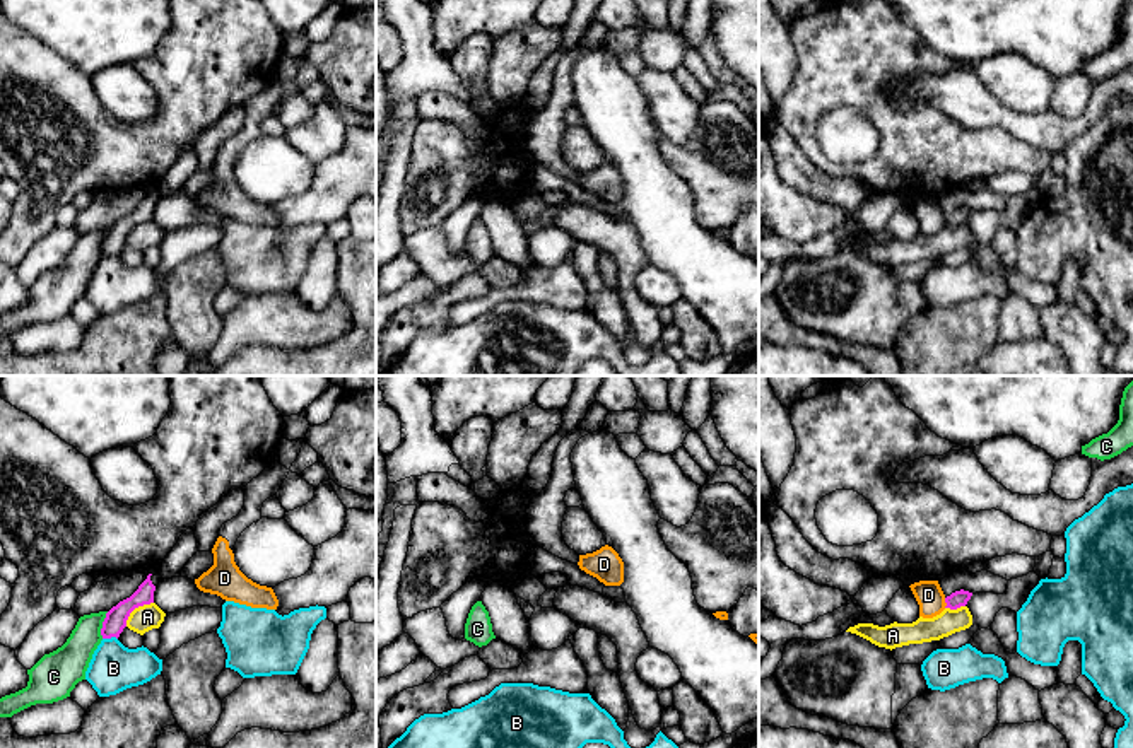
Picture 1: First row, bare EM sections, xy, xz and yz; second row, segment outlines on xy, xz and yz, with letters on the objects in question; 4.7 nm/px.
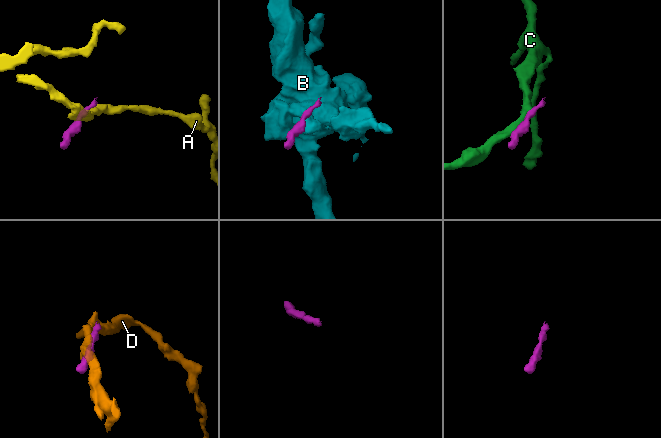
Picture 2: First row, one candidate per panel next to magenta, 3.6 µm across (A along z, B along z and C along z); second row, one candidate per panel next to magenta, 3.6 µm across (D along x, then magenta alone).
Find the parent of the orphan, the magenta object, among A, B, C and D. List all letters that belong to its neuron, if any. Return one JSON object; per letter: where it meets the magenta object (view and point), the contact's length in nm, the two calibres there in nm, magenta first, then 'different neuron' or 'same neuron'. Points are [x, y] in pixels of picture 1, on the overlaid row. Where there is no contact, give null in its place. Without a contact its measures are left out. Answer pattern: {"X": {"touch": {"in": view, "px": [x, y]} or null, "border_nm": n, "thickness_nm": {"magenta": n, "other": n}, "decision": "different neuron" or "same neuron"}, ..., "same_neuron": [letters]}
{"A": {"touch": {"in": "xy", "px": [135, 607]}, "border_nm": 180, "thickness_nm": {"magenta": 100, "other": 120}, "decision": "different neuron"}, "B": {"touch": {"in": "xy", "px": [110, 637]}, "border_nm": 70, "thickness_nm": {"magenta": 100, "other": 220}, "decision": "different neuron"}, "C": {"touch": {"in": "xy", "px": [103, 625]}, "border_nm": 130, "thickness_nm": {"magenta": 100, "other": 180}, "decision": "different neuron"}, "D": {"touch": {"in": "yz", "px": [945, 601]}, "border_nm": 50, "thickness_nm": {"magenta": 80, "other": 130}, "decision": "different neuron"}, "same_neuron": []}

